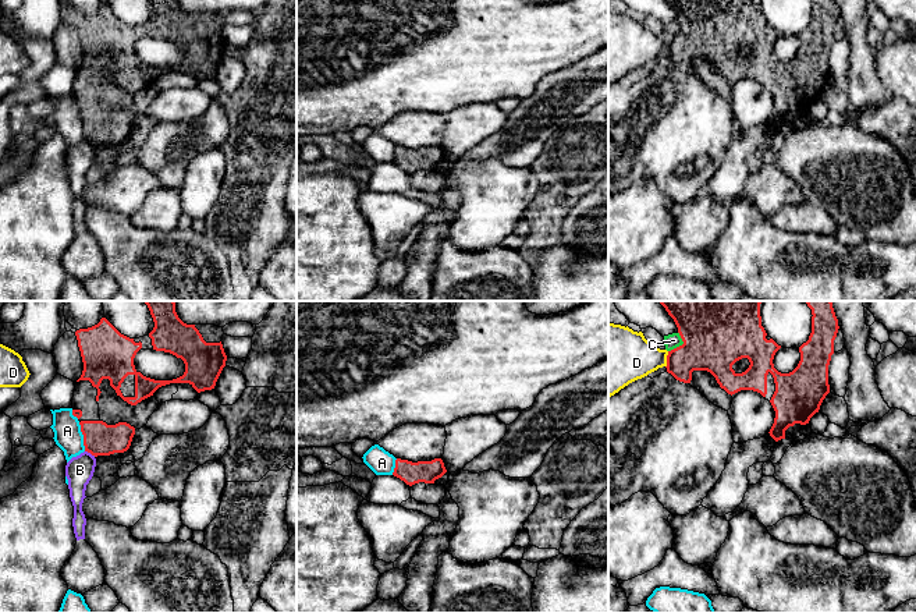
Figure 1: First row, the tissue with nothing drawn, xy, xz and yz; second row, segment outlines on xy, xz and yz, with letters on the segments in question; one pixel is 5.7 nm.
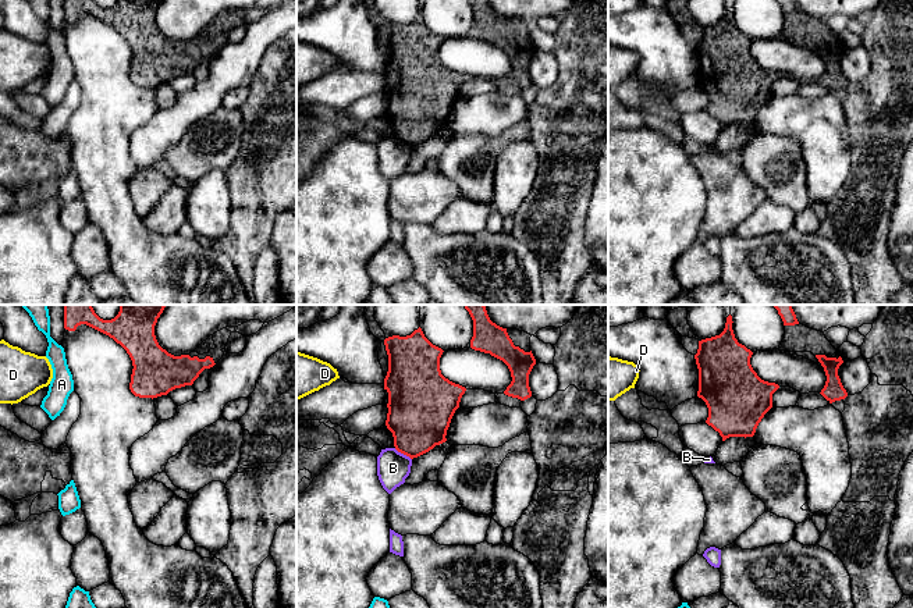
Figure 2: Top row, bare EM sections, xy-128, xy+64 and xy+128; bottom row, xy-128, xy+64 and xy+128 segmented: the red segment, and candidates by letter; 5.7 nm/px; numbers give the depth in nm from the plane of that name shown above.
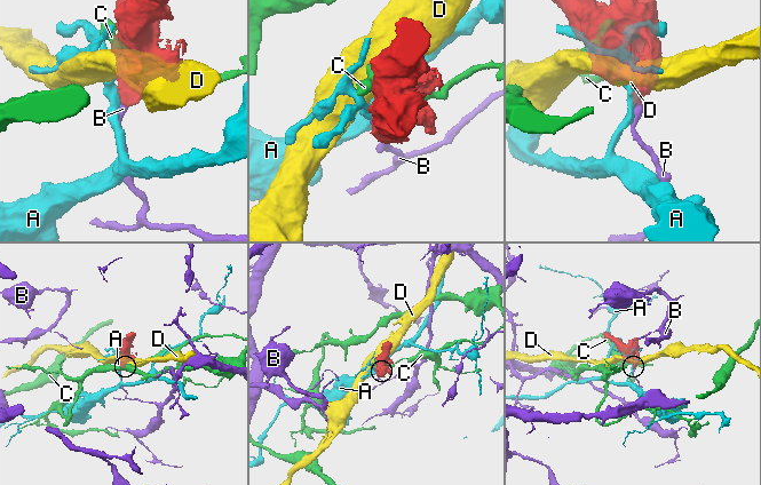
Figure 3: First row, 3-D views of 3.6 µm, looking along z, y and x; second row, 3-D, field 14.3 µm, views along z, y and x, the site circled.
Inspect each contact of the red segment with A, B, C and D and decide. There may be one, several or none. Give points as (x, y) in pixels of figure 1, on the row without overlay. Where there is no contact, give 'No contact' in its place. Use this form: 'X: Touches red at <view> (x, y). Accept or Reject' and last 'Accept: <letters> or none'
A: Touches red at xy (84, 124). Reject
B: Touches red at xy (91, 141). Reject
C: Touches red at yz (682, 32). Reject
D: Touches red at yz (667, 48). Reject
Accept: none

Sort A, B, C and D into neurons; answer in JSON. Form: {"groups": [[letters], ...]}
{"groups": [["A"], ["B"], ["C"], ["D"]]}

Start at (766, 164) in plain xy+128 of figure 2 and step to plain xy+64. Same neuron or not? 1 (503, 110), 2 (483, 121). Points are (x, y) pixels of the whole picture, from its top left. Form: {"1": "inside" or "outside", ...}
{"1": "outside", "2": "outside"}

